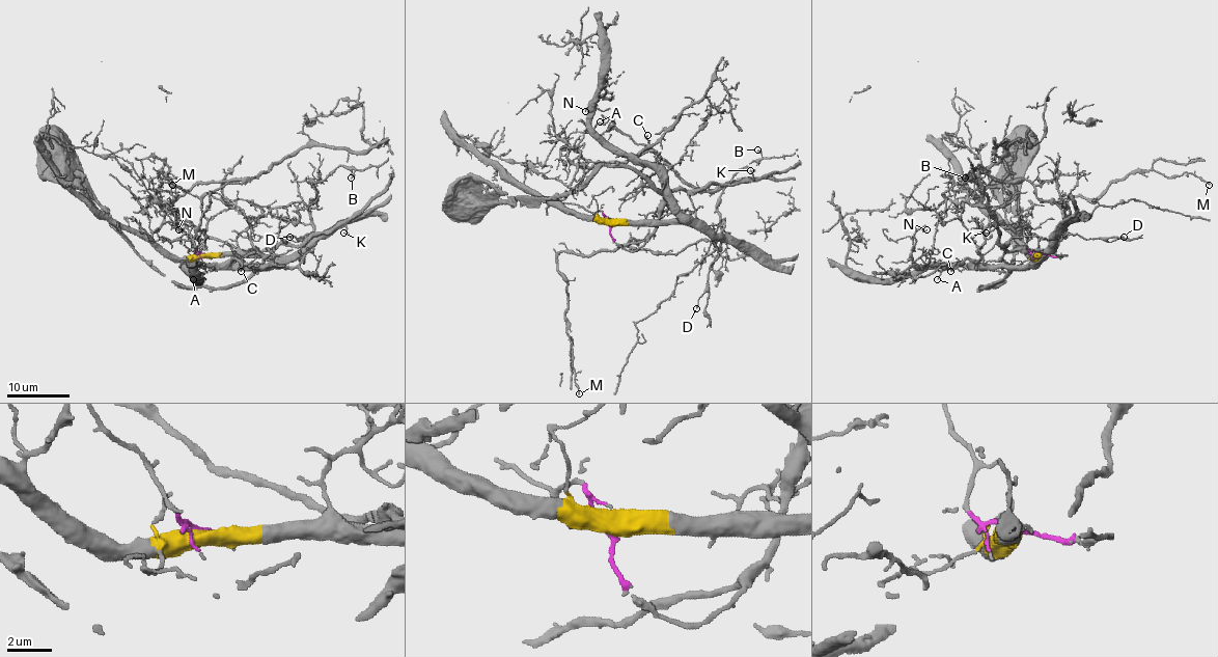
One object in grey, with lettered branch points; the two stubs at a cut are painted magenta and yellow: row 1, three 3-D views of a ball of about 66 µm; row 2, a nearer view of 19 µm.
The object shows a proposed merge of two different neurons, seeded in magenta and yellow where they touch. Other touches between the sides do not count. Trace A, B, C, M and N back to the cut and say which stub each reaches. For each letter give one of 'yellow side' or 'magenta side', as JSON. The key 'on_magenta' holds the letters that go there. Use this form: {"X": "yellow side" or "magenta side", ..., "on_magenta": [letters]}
{"A": "yellow side", "B": "yellow side", "C": "yellow side", "M": "magenta side", "N": "yellow side", "on_magenta": ["M"]}

